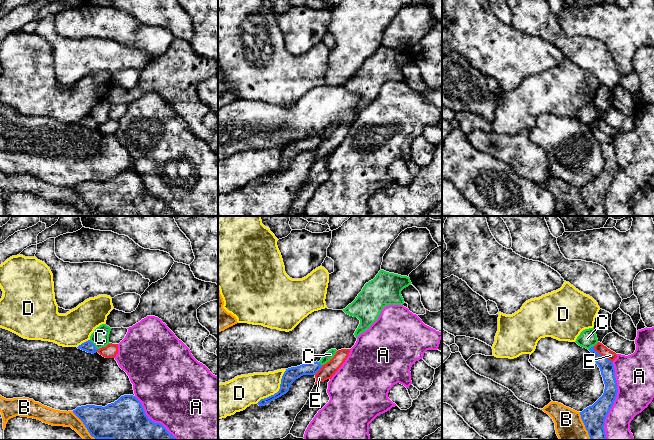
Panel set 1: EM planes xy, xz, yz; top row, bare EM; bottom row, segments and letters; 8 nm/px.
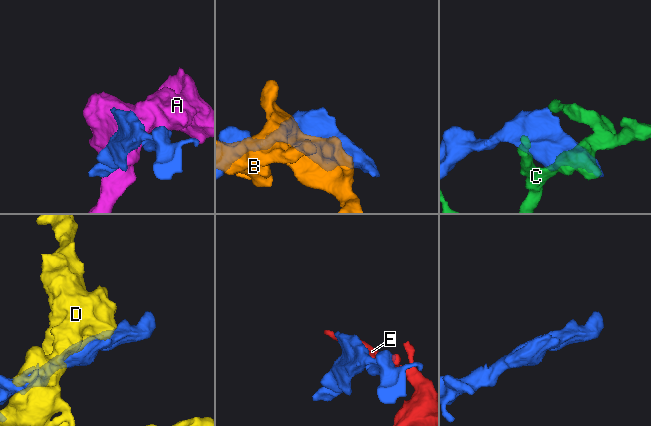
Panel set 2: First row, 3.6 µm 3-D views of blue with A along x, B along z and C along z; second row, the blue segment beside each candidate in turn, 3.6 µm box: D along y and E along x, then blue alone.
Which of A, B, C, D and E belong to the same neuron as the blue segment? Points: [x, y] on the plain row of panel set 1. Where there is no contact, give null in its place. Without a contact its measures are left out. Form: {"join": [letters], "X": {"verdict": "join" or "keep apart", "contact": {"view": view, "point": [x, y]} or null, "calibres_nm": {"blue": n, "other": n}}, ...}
{"join": [], "A": {"verdict": "keep apart", "contact": {"view": "yz", "point": [614, 176]}, "calibres_nm": {"blue": 190, "other": 300}}, "B": {"verdict": "keep apart", "contact": {"view": "xy", "point": [91, 211]}, "calibres_nm": {"blue": 300, "other": 130}}, "C": {"verdict": "keep apart", "contact": {"view": "xy", "point": [94, 121]}, "calibres_nm": {"blue": 90, "other": 140}}, "D": {"verdict": "keep apart", "contact": {"view": "xz", "point": [278, 167]}, "calibres_nm": {"blue": 110, "other": 240}}, "E": {"verdict": "keep apart", "contact": {"view": "yz", "point": [601, 131]}, "calibres_nm": {"blue": 120, "other": 80}}}

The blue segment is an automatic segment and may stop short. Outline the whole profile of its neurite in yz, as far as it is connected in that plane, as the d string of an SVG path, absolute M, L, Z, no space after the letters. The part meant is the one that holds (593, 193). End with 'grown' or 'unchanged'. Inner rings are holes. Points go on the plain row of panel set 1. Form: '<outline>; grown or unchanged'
M594 122L589 127L600 144L605 165L603 171L592 182L580 188L580 191L591 216L607 216L604 205L605 195L618 169L615 145L613 138L596 128Z; unchanged

